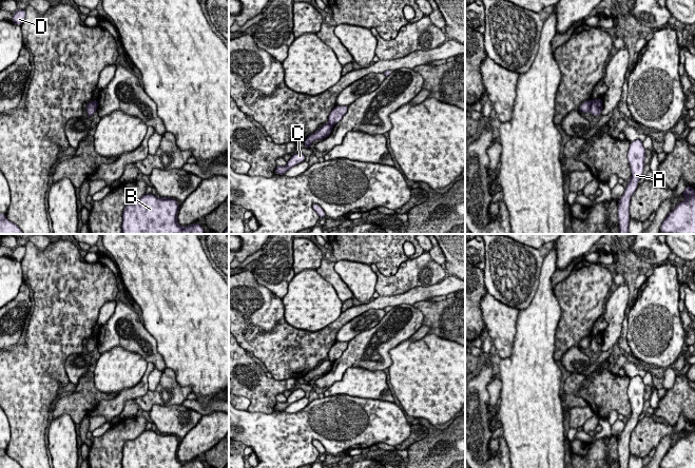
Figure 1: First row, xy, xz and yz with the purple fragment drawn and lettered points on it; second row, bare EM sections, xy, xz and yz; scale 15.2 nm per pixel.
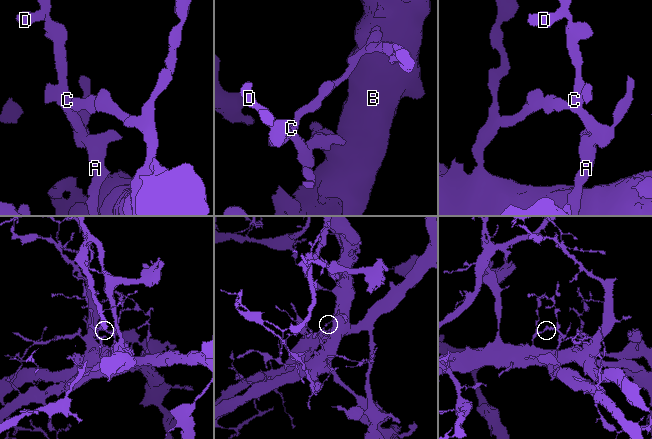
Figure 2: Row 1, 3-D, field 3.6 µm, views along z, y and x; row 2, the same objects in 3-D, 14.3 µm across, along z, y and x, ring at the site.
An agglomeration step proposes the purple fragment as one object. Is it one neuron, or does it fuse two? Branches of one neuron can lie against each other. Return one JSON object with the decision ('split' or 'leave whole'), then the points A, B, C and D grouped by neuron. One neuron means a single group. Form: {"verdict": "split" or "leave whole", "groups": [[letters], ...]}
{"verdict": "split", "groups": [["A", "C", "D"], ["B"]]}

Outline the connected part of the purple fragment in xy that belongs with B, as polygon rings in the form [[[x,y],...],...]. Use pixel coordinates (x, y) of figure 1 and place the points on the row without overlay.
[[[144,430],[122,449],[122,468],[205,468],[197,460],[182,464],[177,459],[177,436]]]

